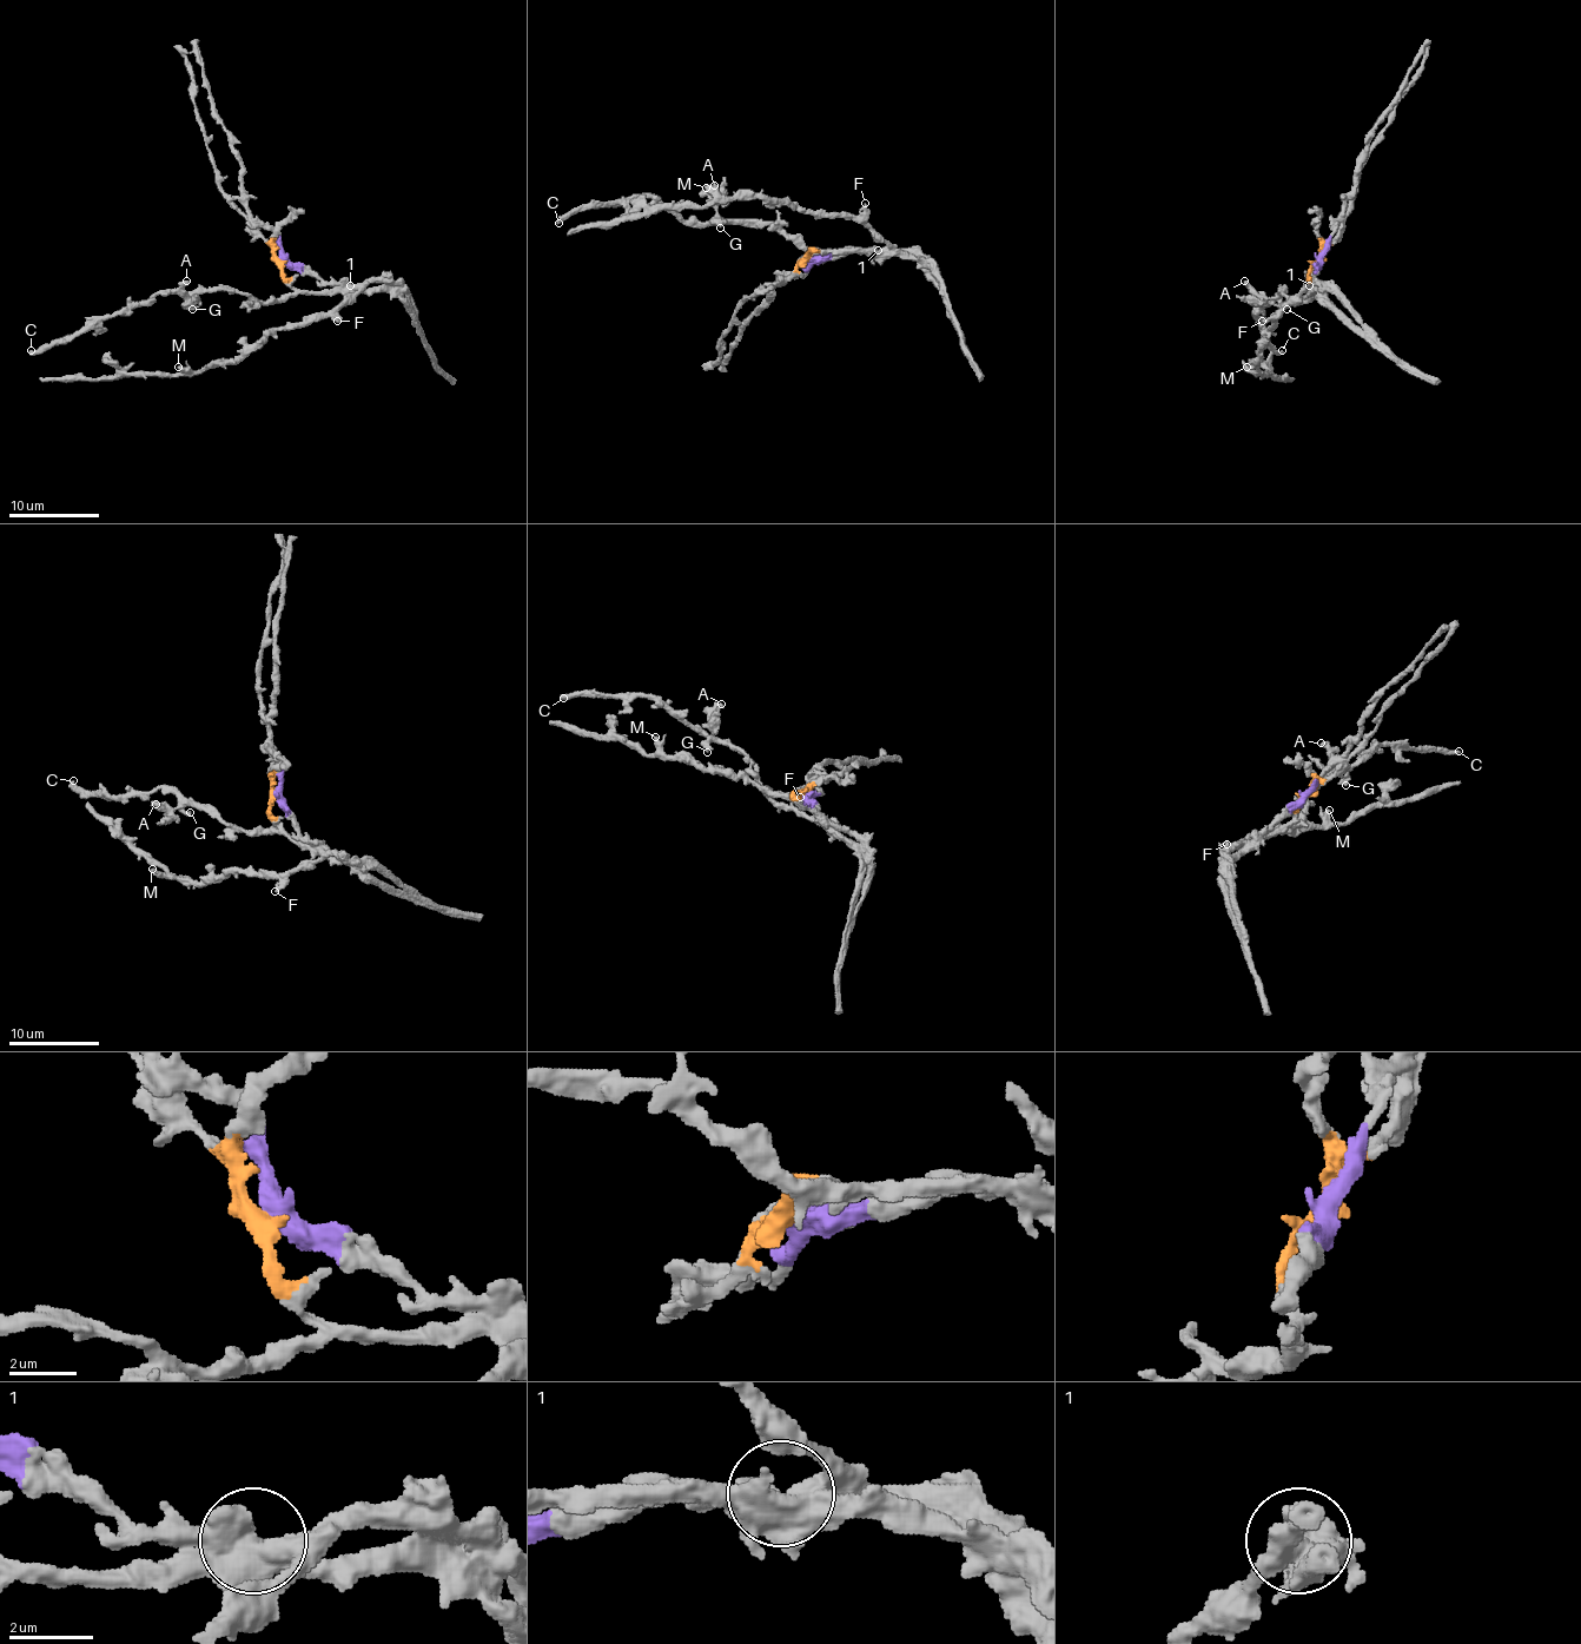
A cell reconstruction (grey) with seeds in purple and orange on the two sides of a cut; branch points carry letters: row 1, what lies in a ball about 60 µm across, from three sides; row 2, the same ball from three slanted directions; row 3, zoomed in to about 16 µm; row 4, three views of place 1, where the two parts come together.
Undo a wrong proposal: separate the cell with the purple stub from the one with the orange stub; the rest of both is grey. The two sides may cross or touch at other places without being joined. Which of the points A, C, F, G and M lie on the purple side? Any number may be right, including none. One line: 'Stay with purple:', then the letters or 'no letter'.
Stay with purple: F, M

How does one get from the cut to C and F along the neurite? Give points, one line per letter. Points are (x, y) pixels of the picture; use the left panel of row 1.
C: (279, 262), (293, 291), (277, 299), (255, 302), (225, 291), (154, 294), (30, 350)
F: (279, 259), (304, 263), (325, 282), (345, 282), (359, 291), (338, 309), (336, 321)

